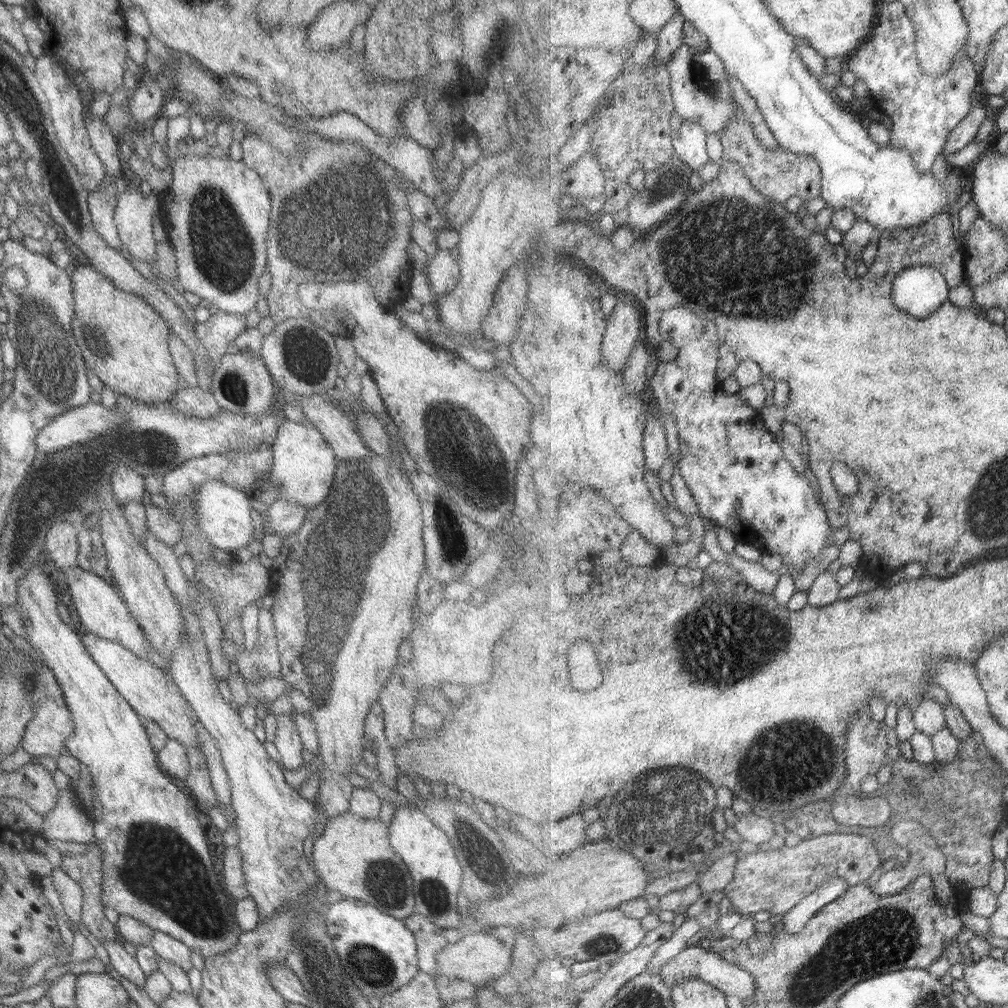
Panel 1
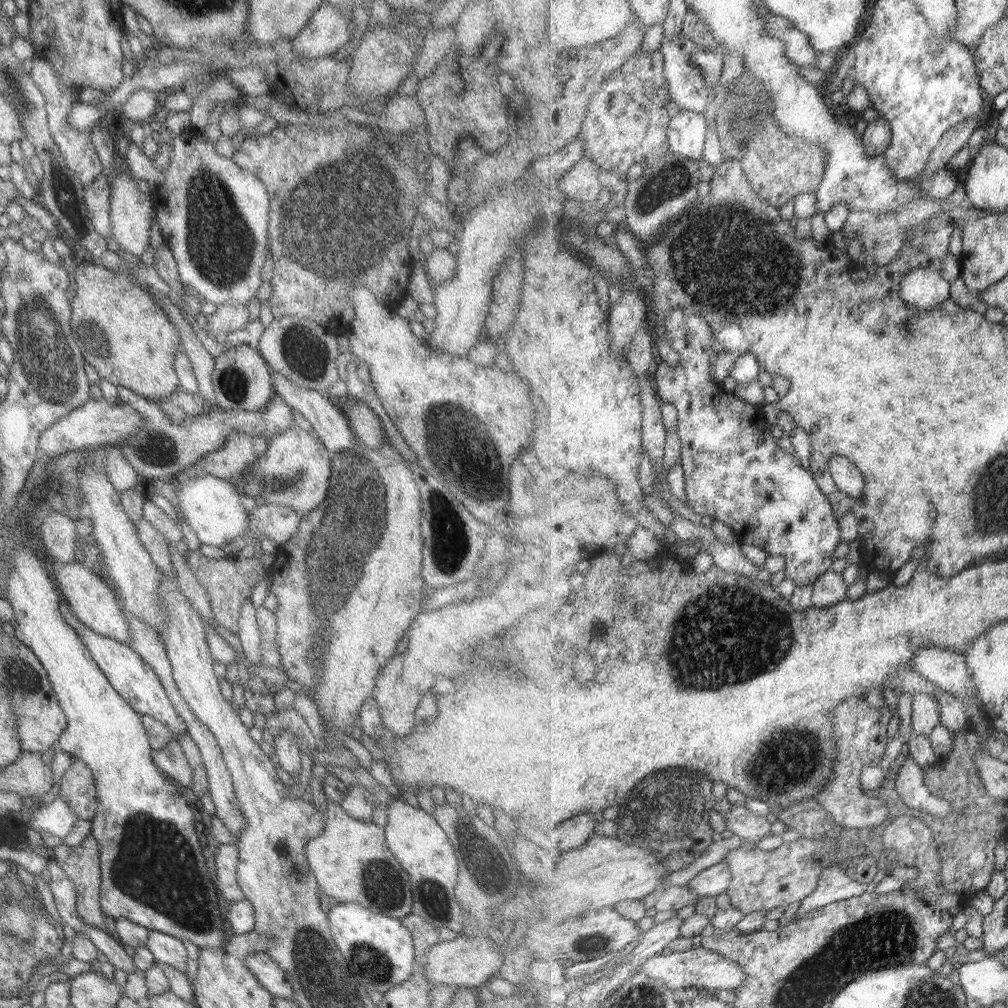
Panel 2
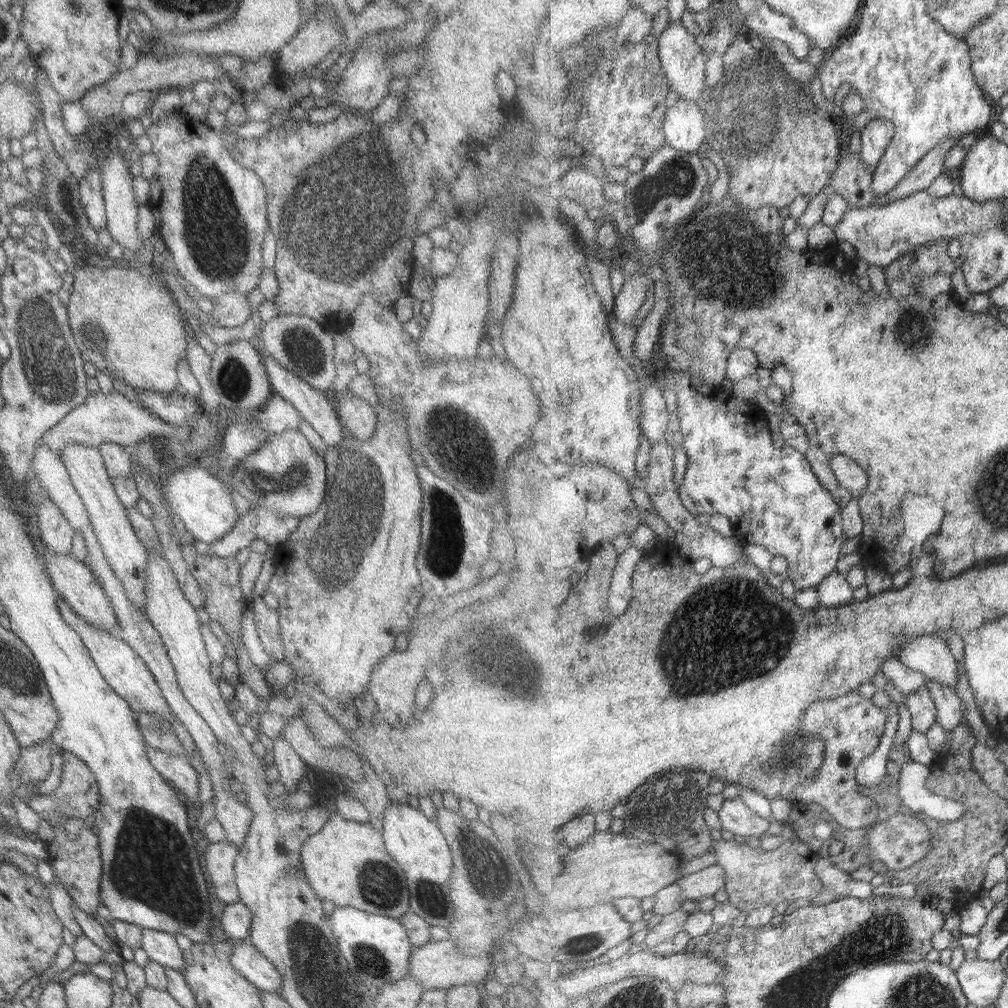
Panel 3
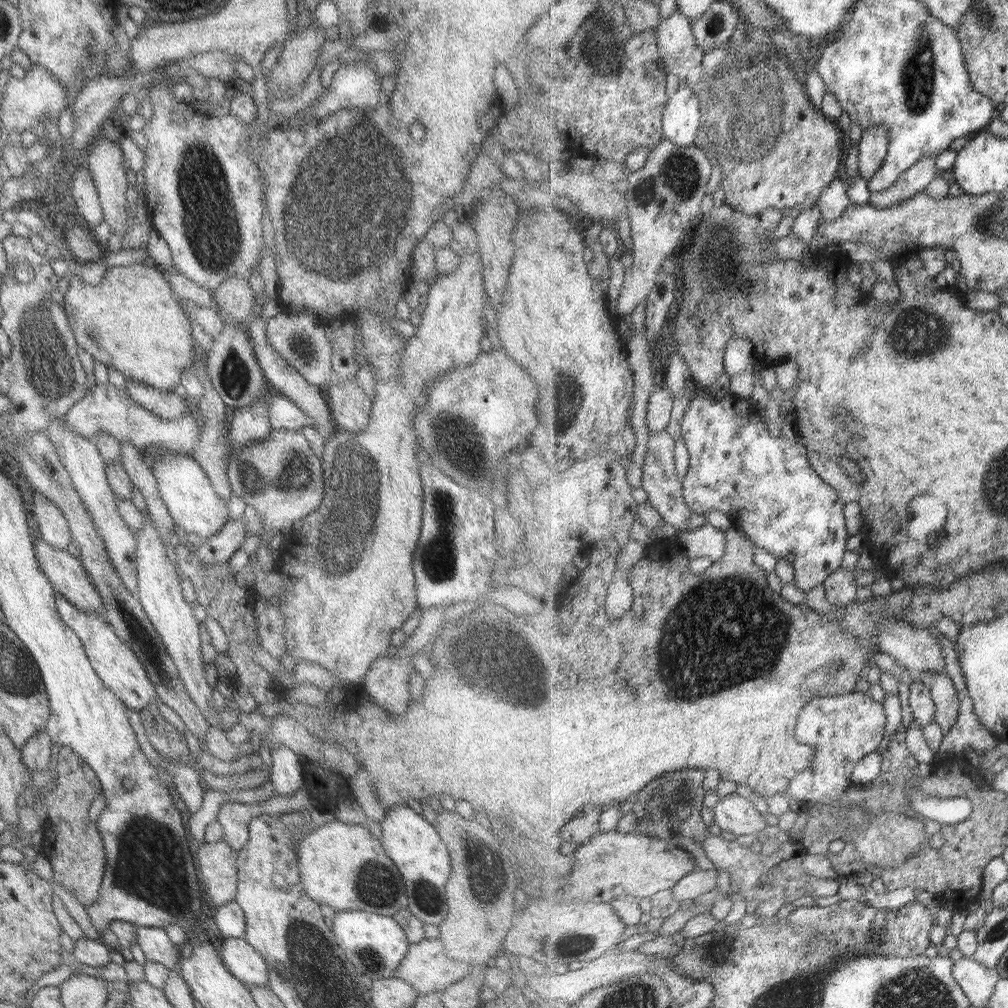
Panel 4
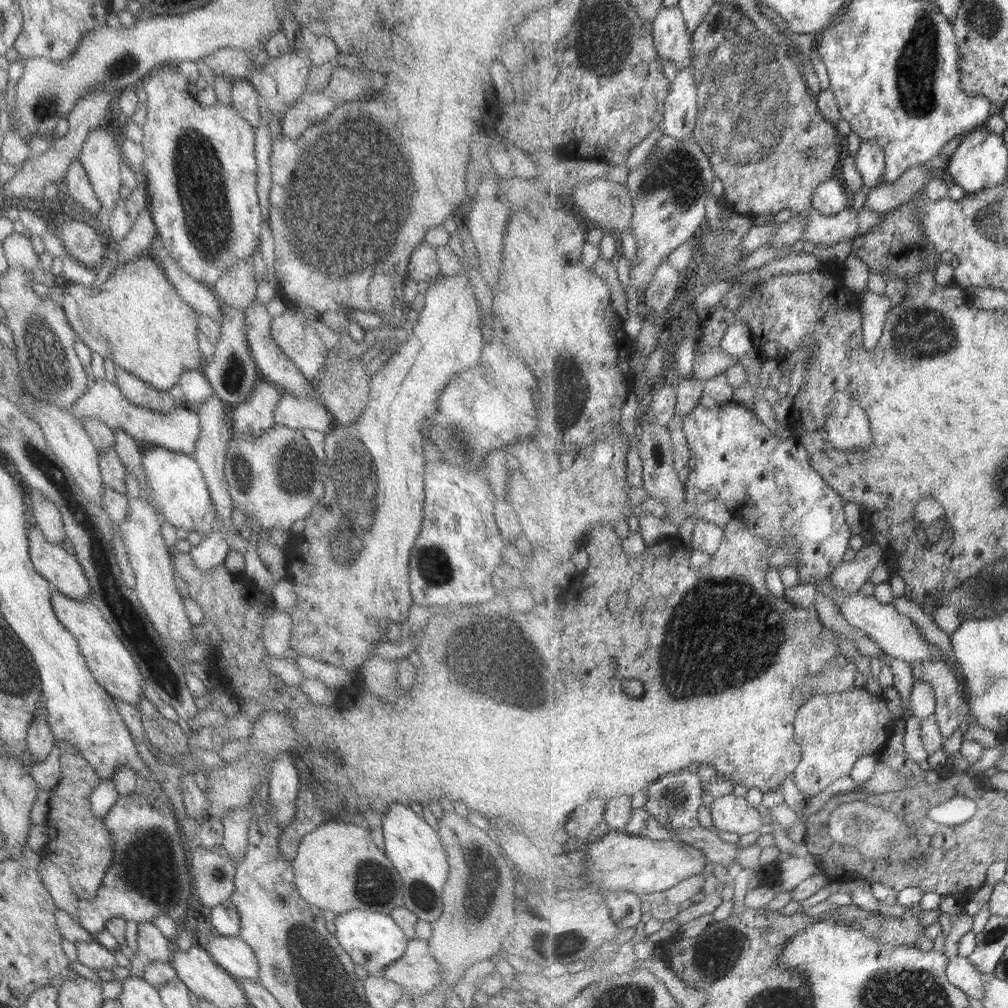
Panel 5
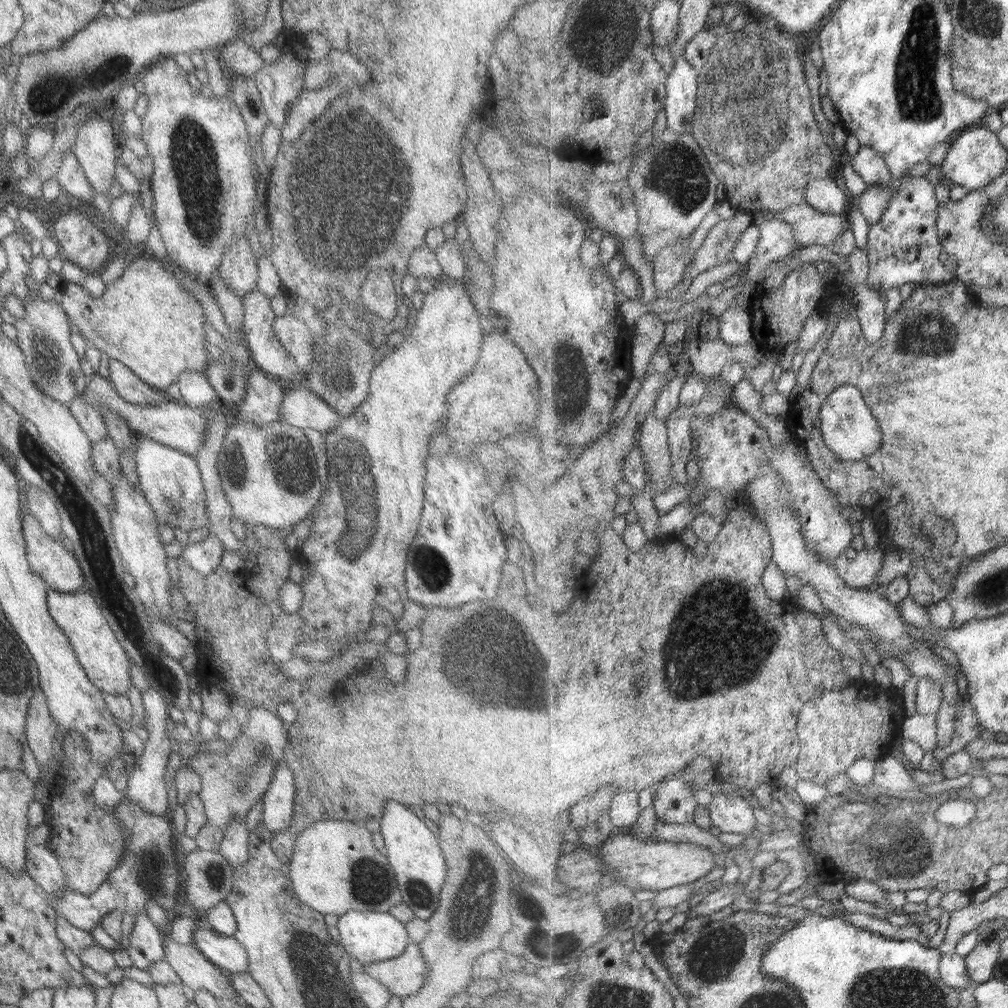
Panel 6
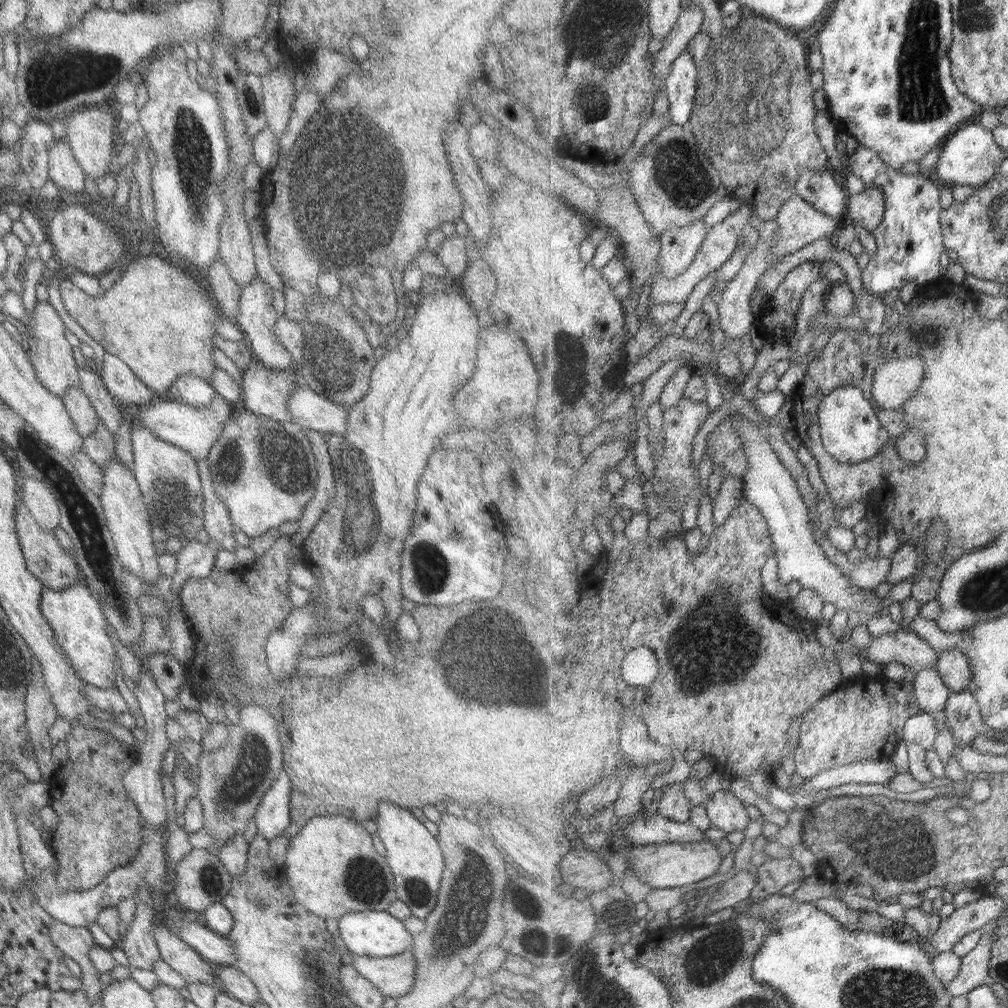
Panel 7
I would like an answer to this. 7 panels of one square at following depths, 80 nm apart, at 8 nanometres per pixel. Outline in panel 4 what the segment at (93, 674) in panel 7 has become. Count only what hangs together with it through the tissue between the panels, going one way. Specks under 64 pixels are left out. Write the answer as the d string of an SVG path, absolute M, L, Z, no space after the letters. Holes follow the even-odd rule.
M56 593L53 595L57 616L79 640L84 648L85 656L89 666L95 675L101 680L103 686L107 687L129 710L139 711L150 704L155 705L158 696L151 684L143 666L132 654L131 649L116 638L111 626L99 614L85 614L73 607L71 603Z

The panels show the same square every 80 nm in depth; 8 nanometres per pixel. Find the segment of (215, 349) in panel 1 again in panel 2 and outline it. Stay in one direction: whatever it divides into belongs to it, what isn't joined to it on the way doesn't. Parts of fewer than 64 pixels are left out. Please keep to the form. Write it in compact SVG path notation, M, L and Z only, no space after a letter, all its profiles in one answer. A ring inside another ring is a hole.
M219 304L214 313L206 317L204 330L213 342L222 343L228 332L239 330L248 321L247 306L232 306Z

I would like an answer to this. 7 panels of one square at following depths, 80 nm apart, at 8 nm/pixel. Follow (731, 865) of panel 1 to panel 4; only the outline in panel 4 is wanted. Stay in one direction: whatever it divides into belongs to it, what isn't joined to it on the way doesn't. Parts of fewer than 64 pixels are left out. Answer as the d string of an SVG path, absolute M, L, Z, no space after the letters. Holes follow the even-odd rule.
M719 869L713 870L695 870L687 874L686 878L676 885L674 890L675 898L678 901L694 901L702 894L714 892L717 890L717 876Z

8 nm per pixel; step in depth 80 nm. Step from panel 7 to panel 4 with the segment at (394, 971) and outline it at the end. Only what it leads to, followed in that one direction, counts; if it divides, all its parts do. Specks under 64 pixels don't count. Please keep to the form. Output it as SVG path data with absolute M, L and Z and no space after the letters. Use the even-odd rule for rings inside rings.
M421 940L407 947L394 976L404 980L420 994L438 993L463 978L474 964L448 959L440 940Z

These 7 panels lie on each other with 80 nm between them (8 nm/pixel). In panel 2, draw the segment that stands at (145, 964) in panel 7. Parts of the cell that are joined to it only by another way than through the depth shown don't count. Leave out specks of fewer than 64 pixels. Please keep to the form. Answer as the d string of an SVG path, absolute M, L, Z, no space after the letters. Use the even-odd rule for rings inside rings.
M149 930L144 947L151 952L154 962L185 973L187 955L183 943L167 933Z

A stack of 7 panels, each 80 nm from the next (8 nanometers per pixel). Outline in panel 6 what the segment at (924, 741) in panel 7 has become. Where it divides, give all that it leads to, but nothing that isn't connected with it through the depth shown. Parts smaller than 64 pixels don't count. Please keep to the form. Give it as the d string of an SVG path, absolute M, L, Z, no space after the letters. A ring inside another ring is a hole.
M919 714L906 718L902 724L902 737L917 742L926 752L938 751L938 715L921 716Z

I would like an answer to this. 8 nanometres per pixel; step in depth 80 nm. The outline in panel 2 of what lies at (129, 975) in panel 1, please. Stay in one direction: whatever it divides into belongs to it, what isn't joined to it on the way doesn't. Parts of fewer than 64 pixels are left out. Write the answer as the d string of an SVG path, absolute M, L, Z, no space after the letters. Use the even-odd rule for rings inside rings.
M82 922L83 934L94 944L94 947L106 956L107 962L113 966L113 968L117 968L117 970L121 970L121 972L125 972L125 974L129 974L136 970L131 957L128 956L123 950L123 946L120 943L117 943L107 932L103 932L98 928L93 928L92 926L88 926Z

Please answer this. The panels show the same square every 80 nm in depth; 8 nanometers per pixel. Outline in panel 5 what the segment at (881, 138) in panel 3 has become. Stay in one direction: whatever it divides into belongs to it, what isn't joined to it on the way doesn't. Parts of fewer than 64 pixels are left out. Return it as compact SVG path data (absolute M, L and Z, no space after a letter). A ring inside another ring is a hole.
M862 140L855 155L855 163L866 187L873 188L883 184L886 171L886 154L881 144L875 140Z

